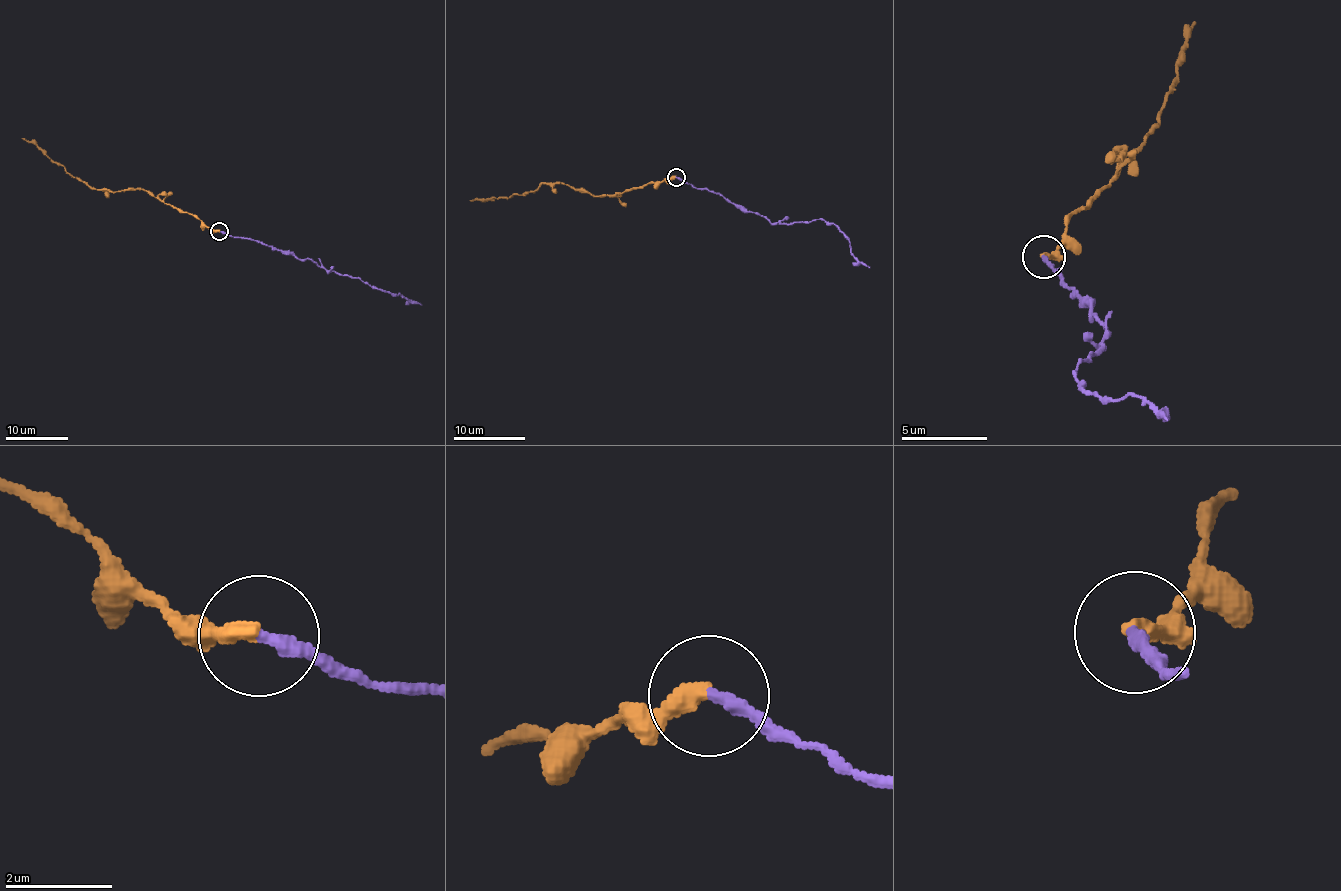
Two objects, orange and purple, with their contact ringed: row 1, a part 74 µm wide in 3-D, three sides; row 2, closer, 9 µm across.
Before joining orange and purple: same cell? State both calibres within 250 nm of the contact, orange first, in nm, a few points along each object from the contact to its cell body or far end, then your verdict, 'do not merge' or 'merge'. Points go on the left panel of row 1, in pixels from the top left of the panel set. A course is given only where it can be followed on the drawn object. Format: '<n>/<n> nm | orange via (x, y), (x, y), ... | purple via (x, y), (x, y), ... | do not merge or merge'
340/260 nm | orange via (219, 231), (209, 229), (191, 214), (179, 213), (145, 190), (92, 189), (22, 137) | purple via (219, 231), (312, 260), (329, 271), (360, 278), (421, 305) | do not merge

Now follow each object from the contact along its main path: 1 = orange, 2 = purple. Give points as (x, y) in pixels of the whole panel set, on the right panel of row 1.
1: (1043, 255), (1053, 253), (1077, 213), (1111, 187), (1126, 148), (1111, 157), (1127, 156), (1161, 125), (1195, 21)
2: (1043, 255), (1107, 333), (1106, 345), (1079, 361), (1081, 388), (1100, 399), (1142, 397), (1166, 420)

